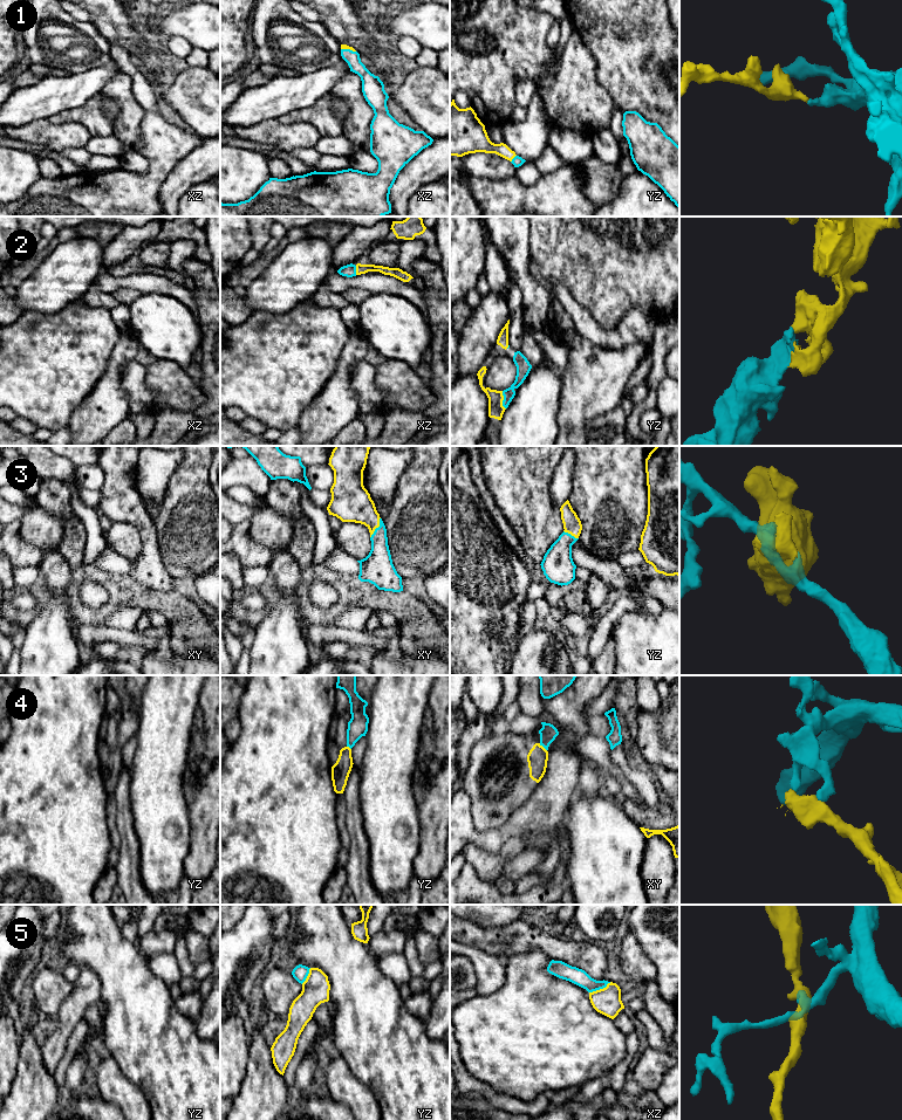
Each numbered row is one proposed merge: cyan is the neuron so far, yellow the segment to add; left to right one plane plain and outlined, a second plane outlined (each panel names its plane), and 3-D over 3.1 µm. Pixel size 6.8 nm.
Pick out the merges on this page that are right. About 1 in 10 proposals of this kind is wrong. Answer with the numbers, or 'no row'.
1, 2, 3

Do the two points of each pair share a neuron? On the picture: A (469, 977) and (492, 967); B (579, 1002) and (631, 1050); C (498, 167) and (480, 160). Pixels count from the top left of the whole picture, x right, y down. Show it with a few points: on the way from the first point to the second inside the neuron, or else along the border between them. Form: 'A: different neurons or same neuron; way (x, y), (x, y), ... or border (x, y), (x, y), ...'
A: different neurons; border (462, 954), (473, 967), (476, 987)
B: different neurons; border (627, 1035), (626, 1055), (610, 1069)
C: same neuron; way (493, 166), (485, 165)

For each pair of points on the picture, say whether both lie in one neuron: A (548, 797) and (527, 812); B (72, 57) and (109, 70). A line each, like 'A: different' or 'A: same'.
A: same
B: different

